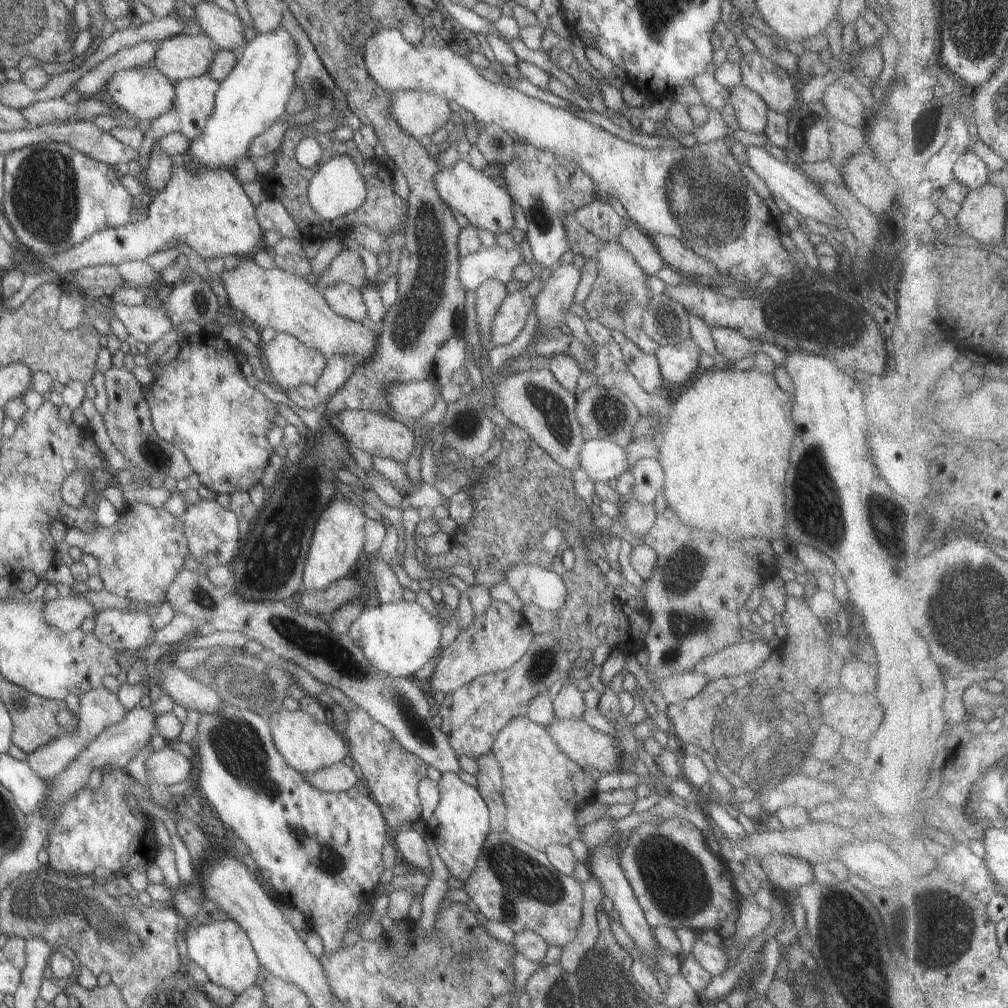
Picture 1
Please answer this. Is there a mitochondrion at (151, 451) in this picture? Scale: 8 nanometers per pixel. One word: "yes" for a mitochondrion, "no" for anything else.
yes

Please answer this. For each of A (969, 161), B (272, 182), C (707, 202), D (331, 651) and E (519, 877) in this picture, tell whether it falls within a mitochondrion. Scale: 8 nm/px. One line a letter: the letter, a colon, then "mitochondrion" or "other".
A: other
B: other
C: mitochondrion
D: mitochondrion
E: mitochondrion

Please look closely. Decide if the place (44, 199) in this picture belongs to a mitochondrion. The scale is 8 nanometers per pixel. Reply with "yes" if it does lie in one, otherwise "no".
yes

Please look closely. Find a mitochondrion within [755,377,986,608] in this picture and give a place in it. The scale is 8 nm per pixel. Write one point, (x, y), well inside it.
(820, 513)

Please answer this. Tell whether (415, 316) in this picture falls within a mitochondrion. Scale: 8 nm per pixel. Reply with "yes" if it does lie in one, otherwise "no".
yes

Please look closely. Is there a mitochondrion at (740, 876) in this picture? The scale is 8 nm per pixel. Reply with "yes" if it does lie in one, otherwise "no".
no

